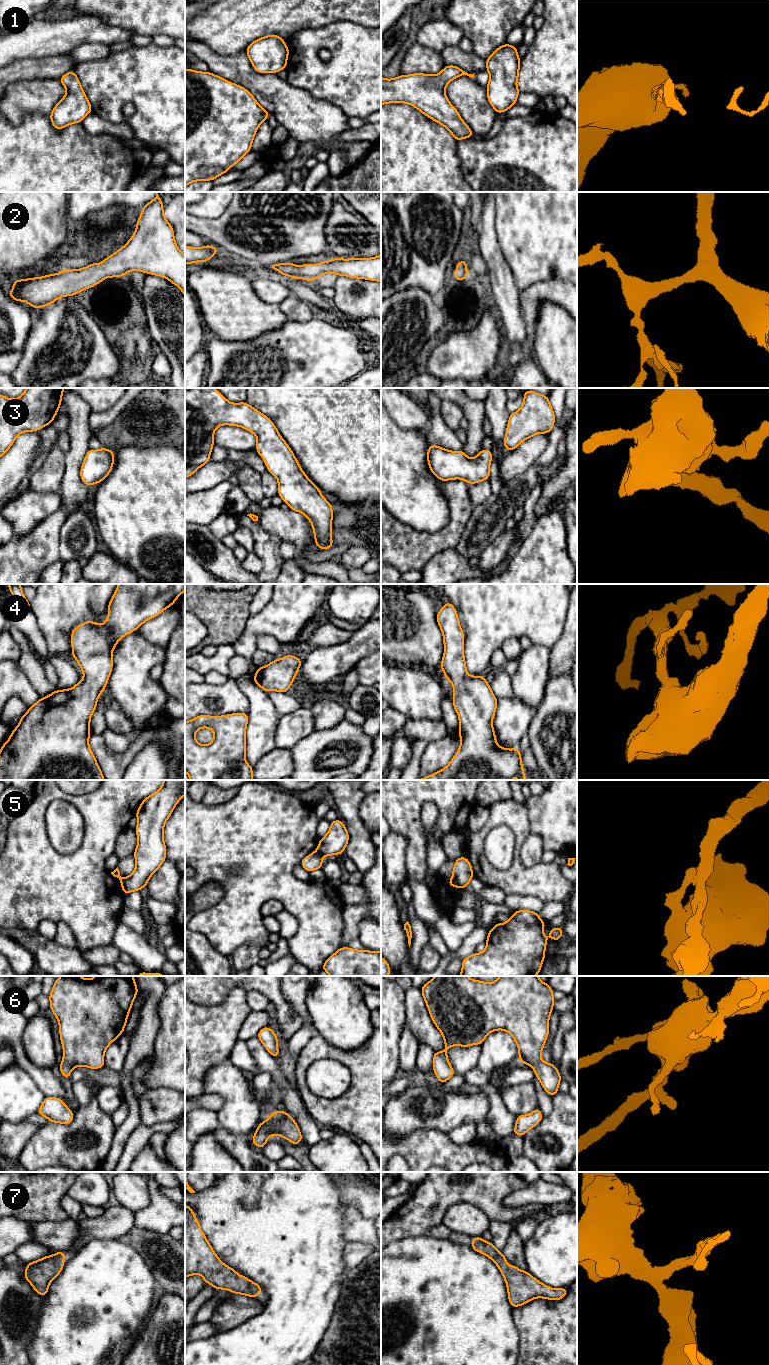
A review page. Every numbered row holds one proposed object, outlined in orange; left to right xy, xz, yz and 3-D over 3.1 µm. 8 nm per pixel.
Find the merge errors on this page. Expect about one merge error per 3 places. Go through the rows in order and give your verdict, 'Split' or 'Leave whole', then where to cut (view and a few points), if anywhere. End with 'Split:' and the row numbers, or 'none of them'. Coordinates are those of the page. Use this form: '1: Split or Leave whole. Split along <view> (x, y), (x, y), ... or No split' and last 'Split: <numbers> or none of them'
1: Leave whole. No split
2: Leave whole. No split
3: Leave whole. No split
4: Leave whole. No split
5: Split. Split along xz (316, 850), (321, 856)
6: Leave whole. No split
7: Leave whole. No split
Split: 5

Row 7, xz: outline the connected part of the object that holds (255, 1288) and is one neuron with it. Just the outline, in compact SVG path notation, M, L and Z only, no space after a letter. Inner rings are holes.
M185 1203L185 1278L200 1274L204 1282L212 1285L215 1290L225 1289L234 1294L242 1294L257 1298L262 1287L243 1275L238 1275L237 1271L220 1261L214 1252L206 1236L204 1235L194 1211Z

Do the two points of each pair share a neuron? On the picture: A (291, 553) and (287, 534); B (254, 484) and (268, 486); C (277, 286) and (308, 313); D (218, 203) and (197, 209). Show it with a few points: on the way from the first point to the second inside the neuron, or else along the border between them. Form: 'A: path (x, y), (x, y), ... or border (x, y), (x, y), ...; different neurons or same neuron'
A: border (282, 541), (291, 543), (298, 553); different neurons
B: border (260, 474), (262, 489), (265, 495); different neurons
C: path (285, 294), (300, 308); same neuron
D: path (213, 205), (207, 209), (202, 209); same neuron

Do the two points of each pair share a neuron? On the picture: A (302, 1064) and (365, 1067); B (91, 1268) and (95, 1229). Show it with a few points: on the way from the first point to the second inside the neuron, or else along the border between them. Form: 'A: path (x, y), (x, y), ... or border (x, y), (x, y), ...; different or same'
A: path (318, 1053), (335, 1053), (349, 1058); same
B: border (117, 1239), (90, 1238), (75, 1252); different

